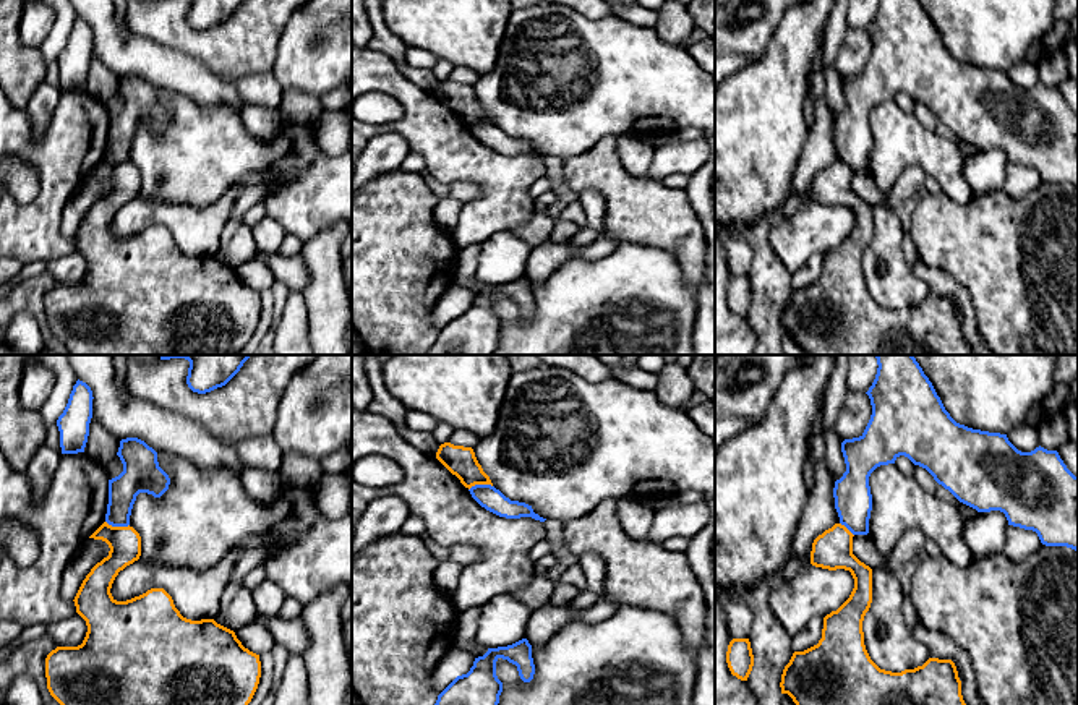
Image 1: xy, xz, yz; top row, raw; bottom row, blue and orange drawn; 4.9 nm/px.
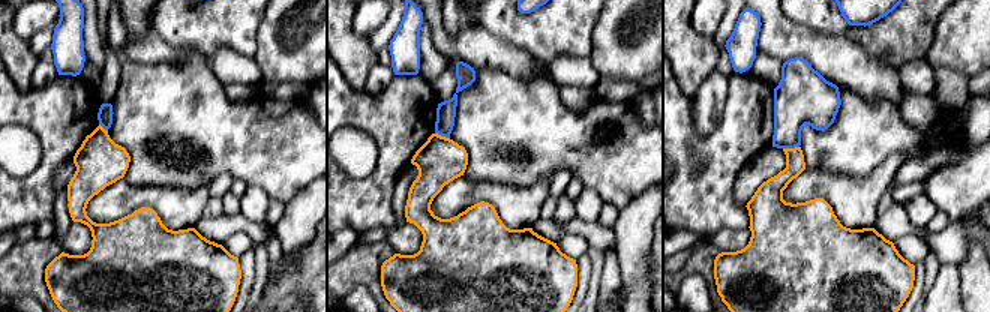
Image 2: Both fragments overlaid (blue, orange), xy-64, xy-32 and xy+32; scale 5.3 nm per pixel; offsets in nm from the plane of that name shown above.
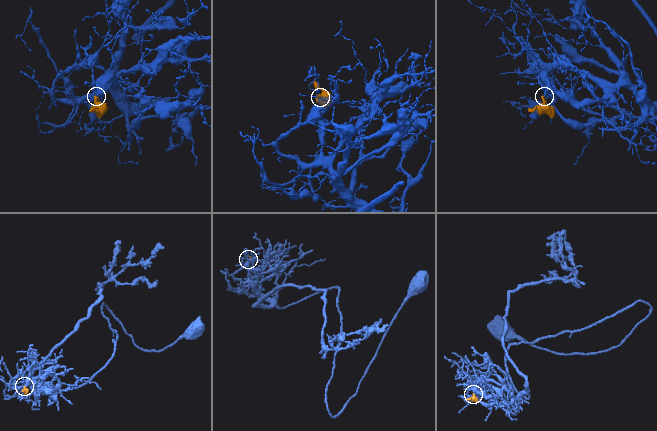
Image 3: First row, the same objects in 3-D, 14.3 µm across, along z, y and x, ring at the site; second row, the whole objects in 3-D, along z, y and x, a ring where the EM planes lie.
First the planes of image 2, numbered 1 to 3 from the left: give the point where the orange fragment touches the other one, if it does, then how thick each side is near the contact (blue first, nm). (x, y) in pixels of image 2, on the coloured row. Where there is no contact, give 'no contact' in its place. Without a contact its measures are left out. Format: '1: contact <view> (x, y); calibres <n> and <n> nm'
1: contact xy-64 (104, 128); calibres 80 and 260 nm
2: contact xy-32 (443, 135); calibres 110 and 240 nm
3: contact xy+32 (791, 147); calibres 260 and 120 nm

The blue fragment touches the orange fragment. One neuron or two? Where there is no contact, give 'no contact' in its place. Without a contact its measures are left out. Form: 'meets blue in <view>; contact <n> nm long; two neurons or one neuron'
meets blue in xy; contact 120 nm long; two neurons

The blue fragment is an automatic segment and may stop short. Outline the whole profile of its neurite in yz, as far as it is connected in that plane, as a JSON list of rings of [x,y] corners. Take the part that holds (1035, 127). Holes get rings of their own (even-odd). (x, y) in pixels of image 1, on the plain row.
[[[919,0],[877,2],[875,16],[866,29],[872,42],[871,57],[859,75],[841,79],[846,109],[833,125],[841,162],[853,172],[869,170],[869,113],[877,104],[895,100],[905,92],[926,105],[960,139],[977,149],[1000,147],[1008,162],[1036,169],[1042,182],[1078,188],[1078,113],[1067,105],[1057,88],[1039,83],[1031,89],[1021,89],[1007,71],[956,60]]]

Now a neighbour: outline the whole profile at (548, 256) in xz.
[[[600,232],[595,241],[587,246],[548,240],[535,246],[528,254],[525,276],[532,284],[543,285],[569,259],[598,261],[611,254],[616,246],[614,240],[605,232]]]

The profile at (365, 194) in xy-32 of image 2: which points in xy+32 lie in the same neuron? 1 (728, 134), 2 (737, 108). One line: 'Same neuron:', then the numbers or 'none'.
Same neuron: 1, 2

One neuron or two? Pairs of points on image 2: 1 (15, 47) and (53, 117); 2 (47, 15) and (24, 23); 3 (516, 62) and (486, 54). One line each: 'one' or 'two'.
1: two
2: one
3: one

